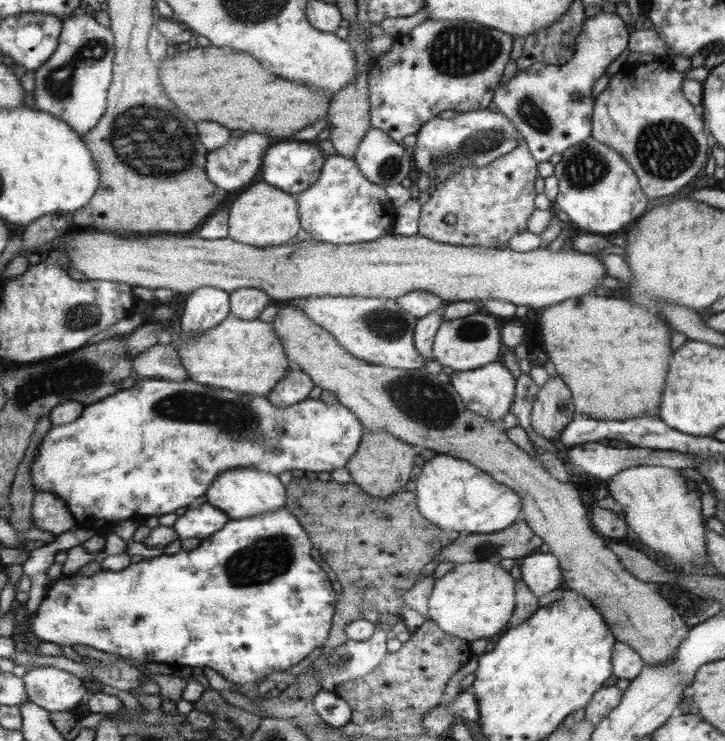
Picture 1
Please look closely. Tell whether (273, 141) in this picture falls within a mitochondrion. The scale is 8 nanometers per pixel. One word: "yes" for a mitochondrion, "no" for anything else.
no

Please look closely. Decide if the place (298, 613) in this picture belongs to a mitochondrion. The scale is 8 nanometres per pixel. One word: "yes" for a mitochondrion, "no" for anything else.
no

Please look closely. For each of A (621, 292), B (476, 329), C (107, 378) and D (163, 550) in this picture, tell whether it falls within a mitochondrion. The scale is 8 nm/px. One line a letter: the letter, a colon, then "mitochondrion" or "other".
A: other
B: mitochondrion
C: mitochondrion
D: other

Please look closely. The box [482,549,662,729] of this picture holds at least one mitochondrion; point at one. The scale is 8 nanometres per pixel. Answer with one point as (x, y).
(602, 599)

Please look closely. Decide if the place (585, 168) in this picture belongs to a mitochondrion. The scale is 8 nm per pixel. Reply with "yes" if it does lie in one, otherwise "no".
yes

